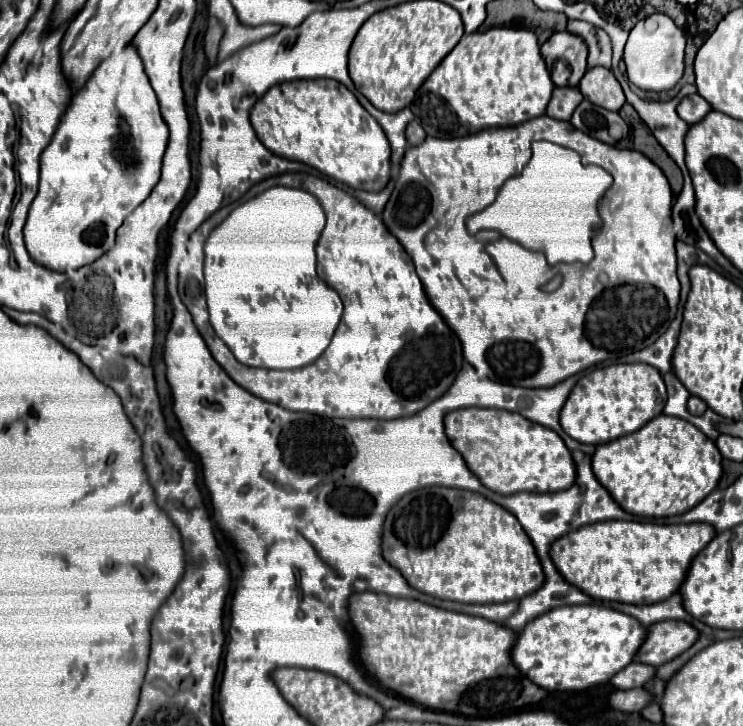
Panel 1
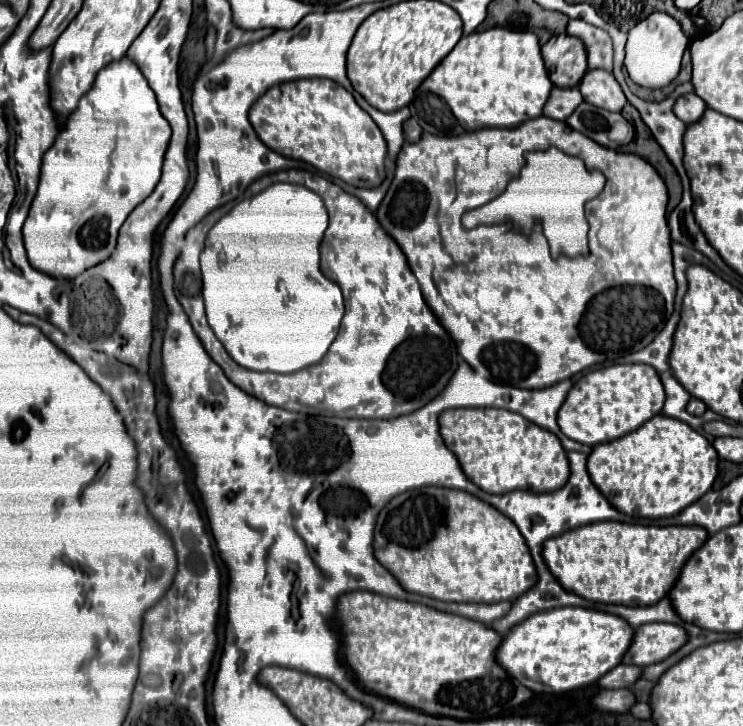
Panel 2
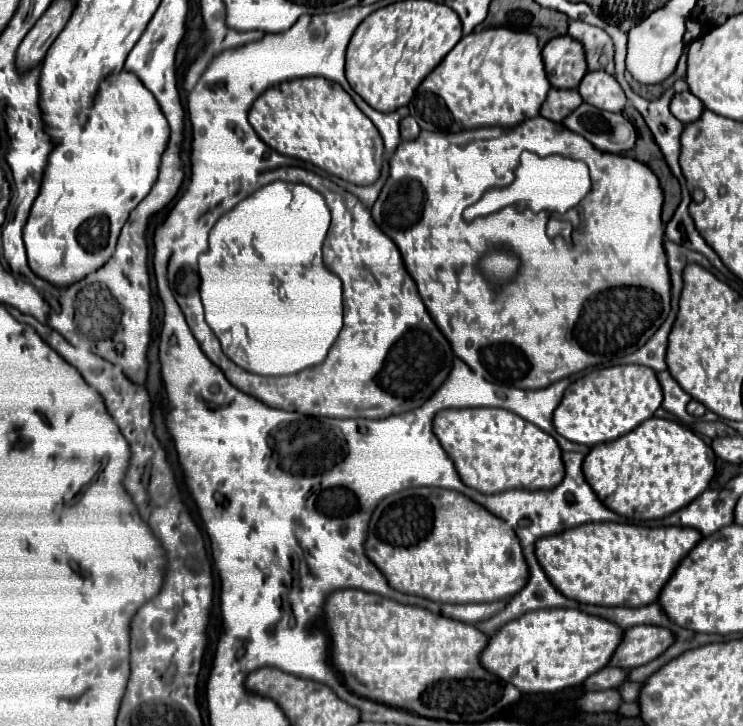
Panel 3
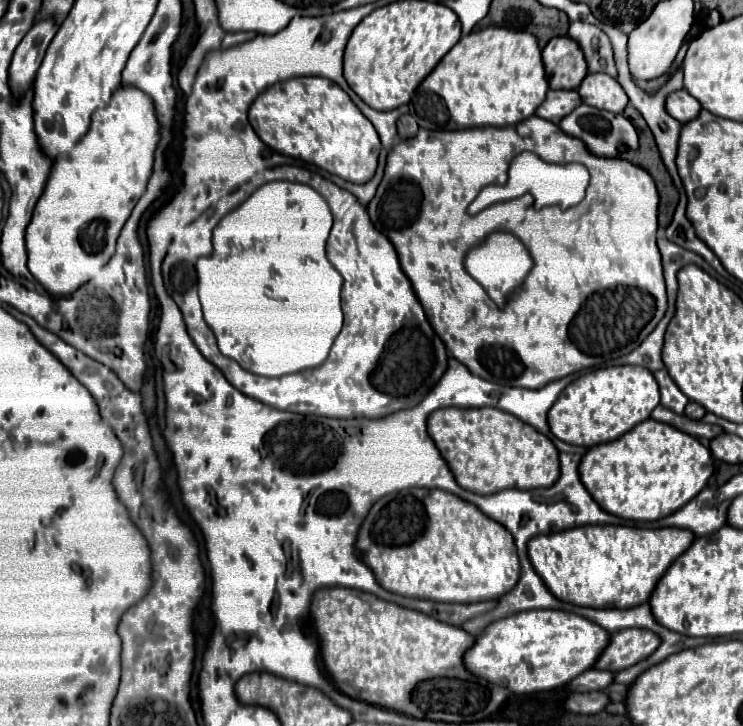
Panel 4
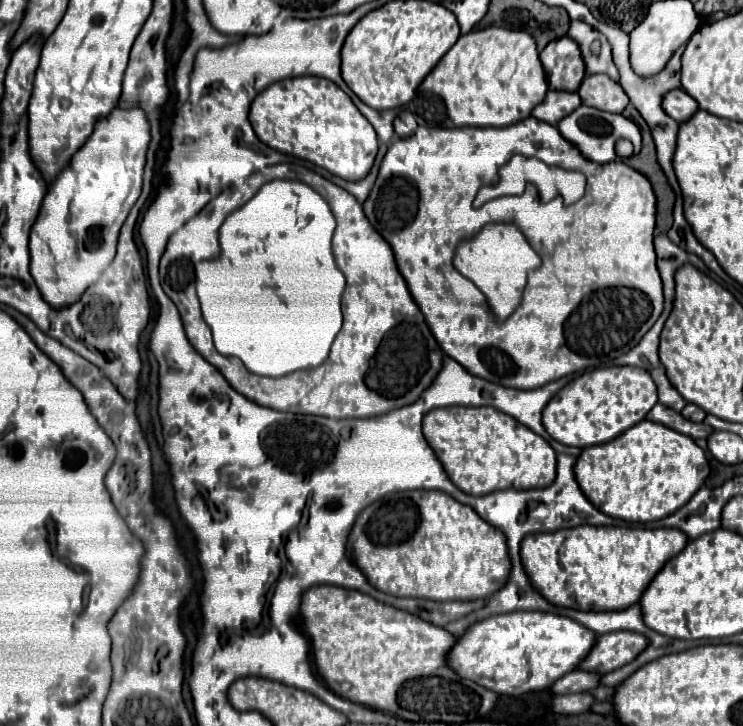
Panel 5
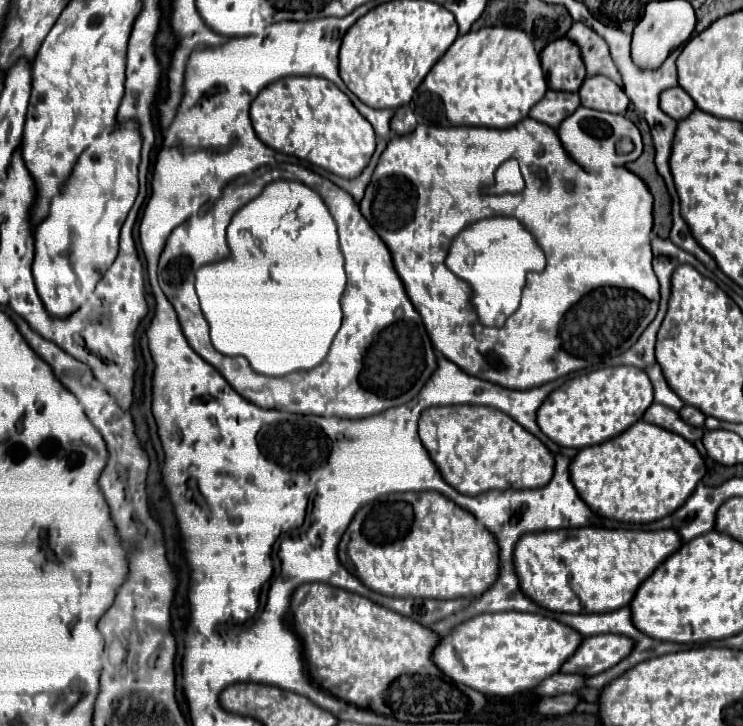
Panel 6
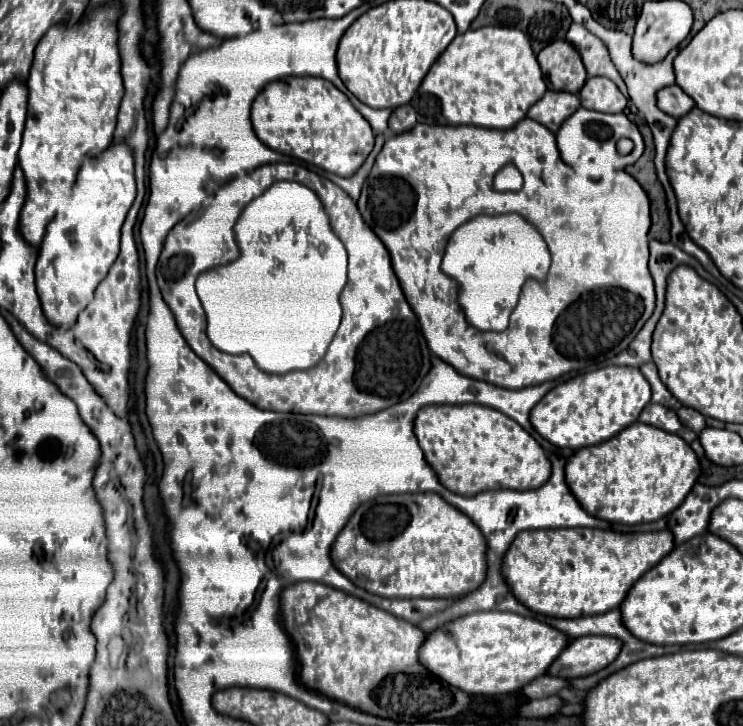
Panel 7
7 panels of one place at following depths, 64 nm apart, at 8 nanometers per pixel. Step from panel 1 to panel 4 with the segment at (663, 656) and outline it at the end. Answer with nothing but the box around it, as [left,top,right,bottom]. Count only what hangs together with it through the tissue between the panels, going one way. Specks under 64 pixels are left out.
[594,628,660,672]

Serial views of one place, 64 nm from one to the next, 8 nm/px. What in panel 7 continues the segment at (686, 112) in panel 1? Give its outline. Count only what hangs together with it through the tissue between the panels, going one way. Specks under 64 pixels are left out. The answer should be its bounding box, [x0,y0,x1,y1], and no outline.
[656,84,694,118]

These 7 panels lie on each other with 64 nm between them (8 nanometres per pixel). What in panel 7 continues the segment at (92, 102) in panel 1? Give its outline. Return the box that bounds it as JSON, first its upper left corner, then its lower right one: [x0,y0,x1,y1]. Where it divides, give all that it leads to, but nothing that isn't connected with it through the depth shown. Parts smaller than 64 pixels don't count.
[36,144,134,328]

